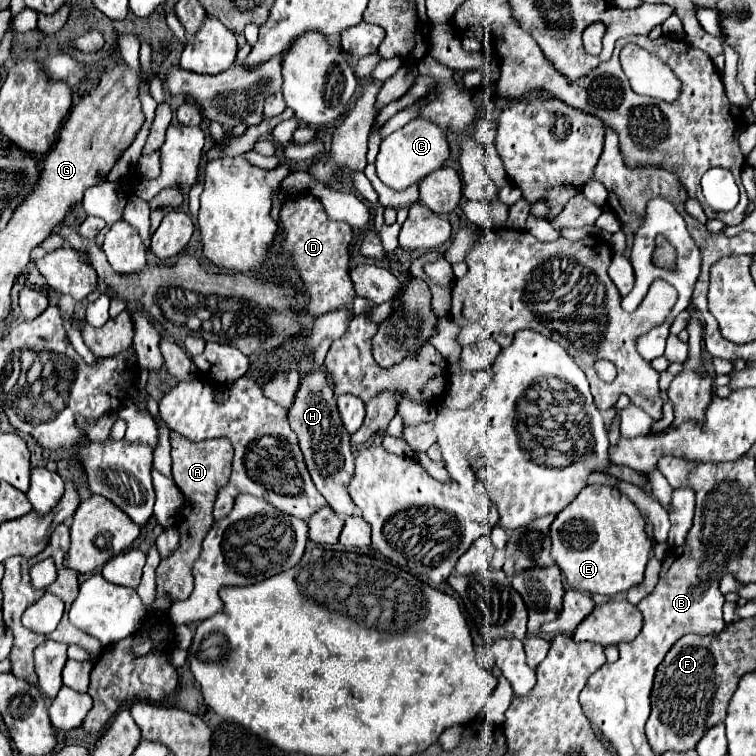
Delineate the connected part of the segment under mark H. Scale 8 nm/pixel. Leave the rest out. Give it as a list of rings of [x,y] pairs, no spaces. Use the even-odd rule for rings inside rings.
[[[315,370],[301,380],[297,398],[295,398],[293,406],[289,408],[289,424],[295,430],[295,434],[299,436],[299,448],[305,456],[307,470],[309,470],[319,494],[337,512],[337,516],[341,516],[341,518],[351,516],[355,510],[355,504],[347,494],[347,484],[353,476],[355,458],[351,454],[349,434],[339,418],[333,388],[329,386],[325,370]]]

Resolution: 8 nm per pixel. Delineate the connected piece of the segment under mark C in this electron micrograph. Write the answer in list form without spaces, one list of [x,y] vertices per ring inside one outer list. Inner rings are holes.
[[[415,118],[403,128],[395,130],[391,136],[383,138],[379,154],[377,154],[377,176],[383,184],[387,184],[393,190],[405,190],[411,184],[417,184],[421,178],[425,178],[429,172],[441,168],[441,164],[449,156],[449,144],[445,138],[445,132],[423,118]]]

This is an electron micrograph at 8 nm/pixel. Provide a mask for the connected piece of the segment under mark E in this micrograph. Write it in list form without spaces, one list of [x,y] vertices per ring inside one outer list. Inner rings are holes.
[[[585,486],[577,498],[555,516],[549,536],[553,542],[551,558],[573,590],[615,596],[643,580],[651,552],[645,520],[639,508],[617,488]]]

